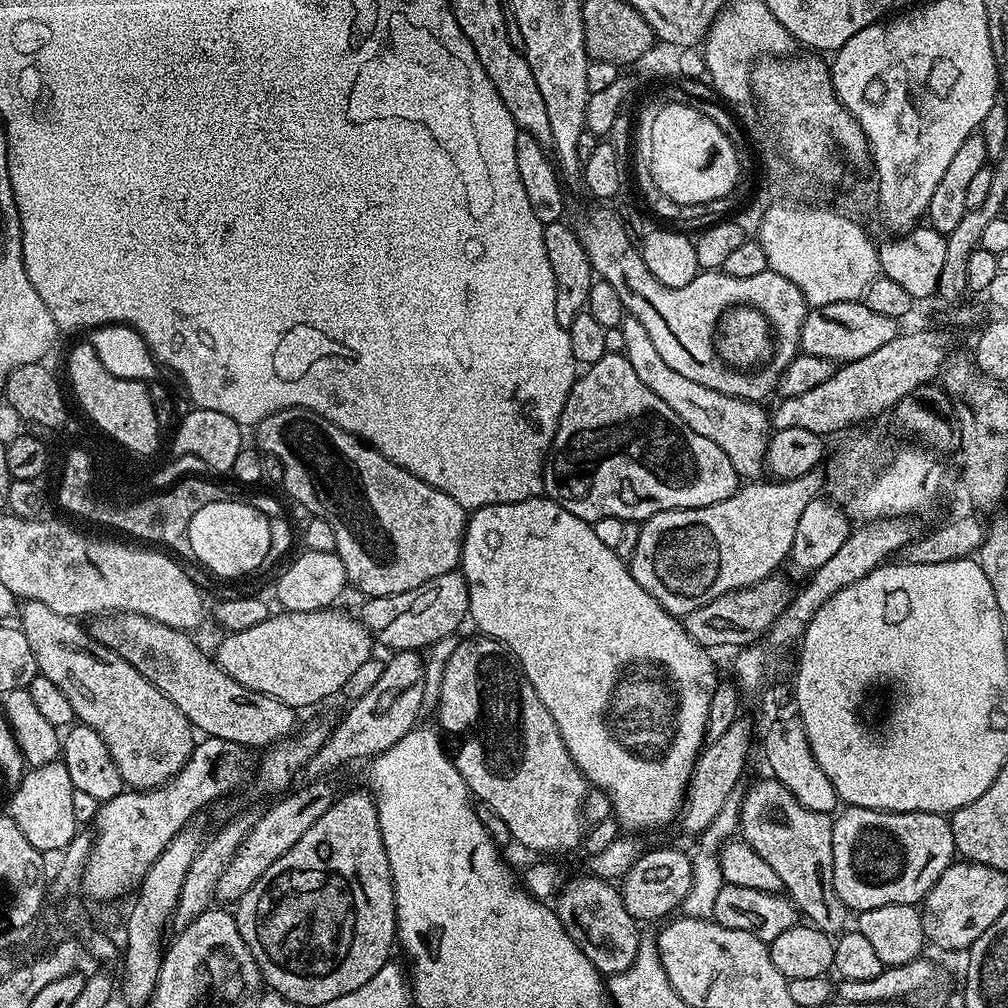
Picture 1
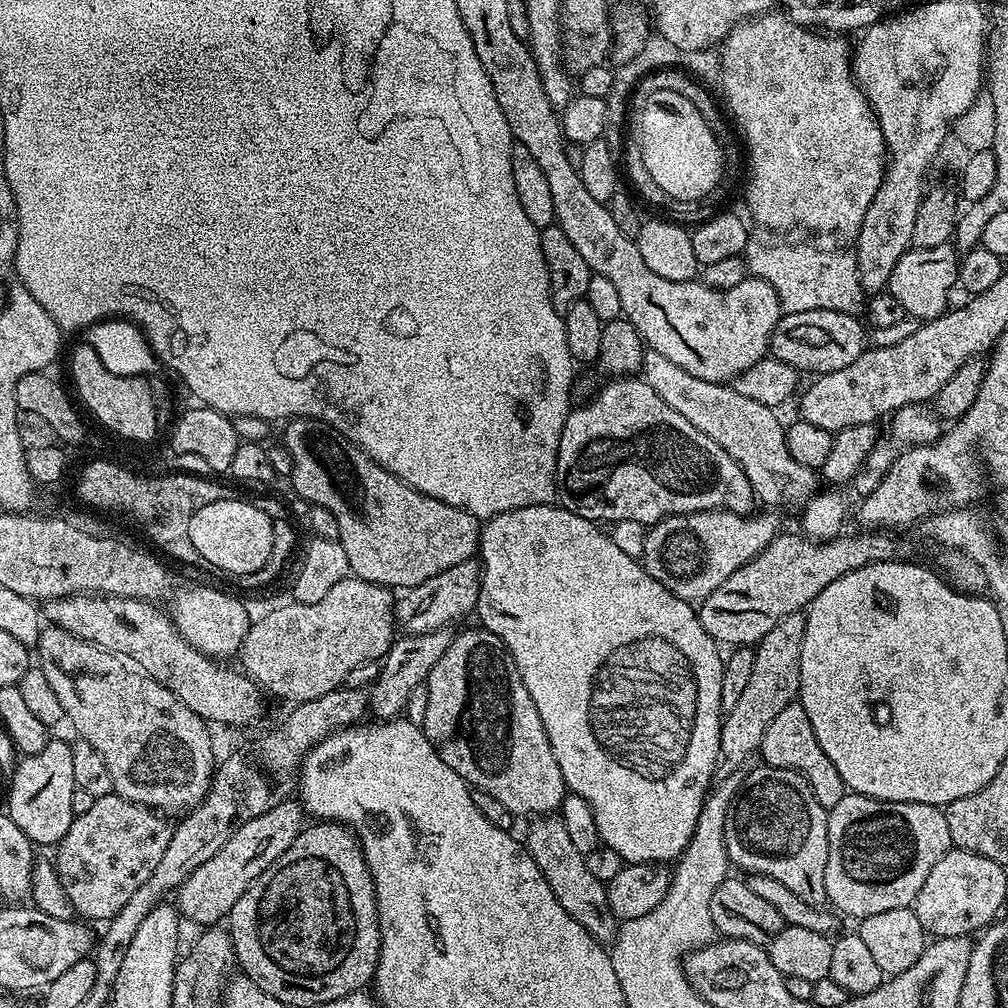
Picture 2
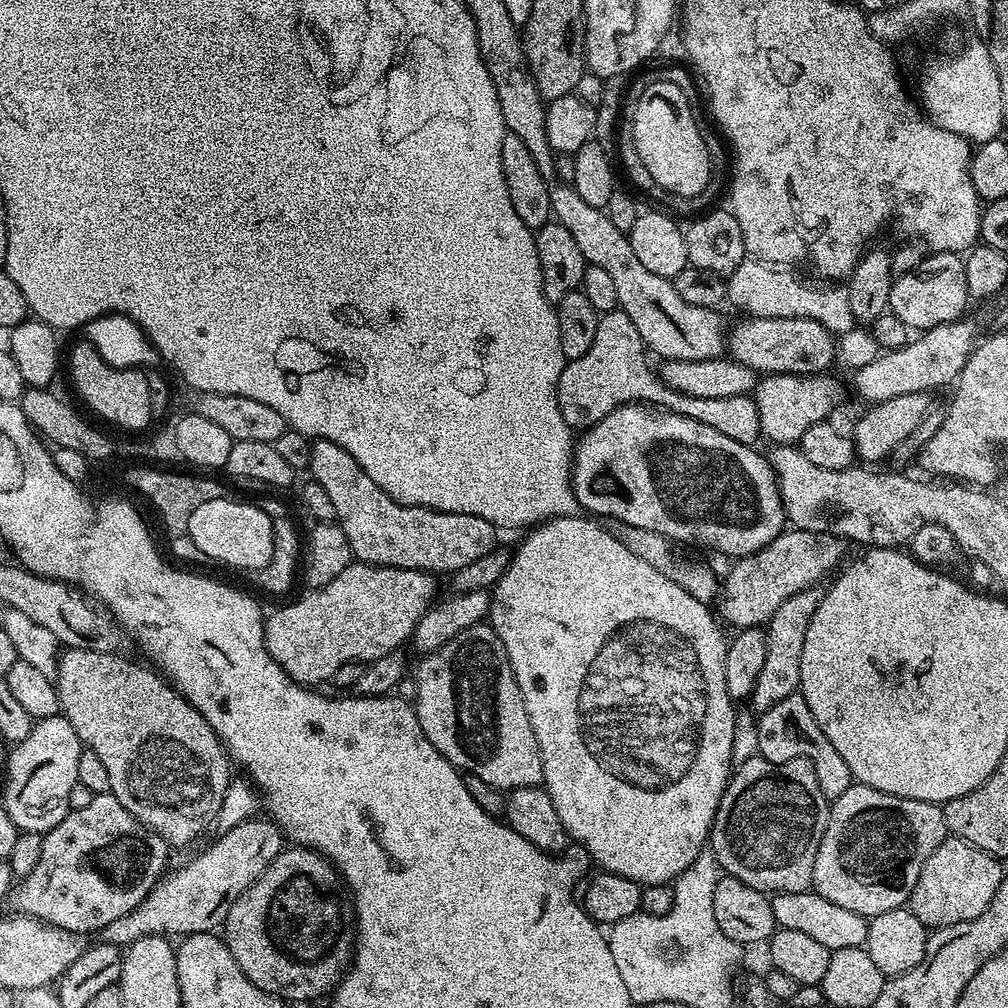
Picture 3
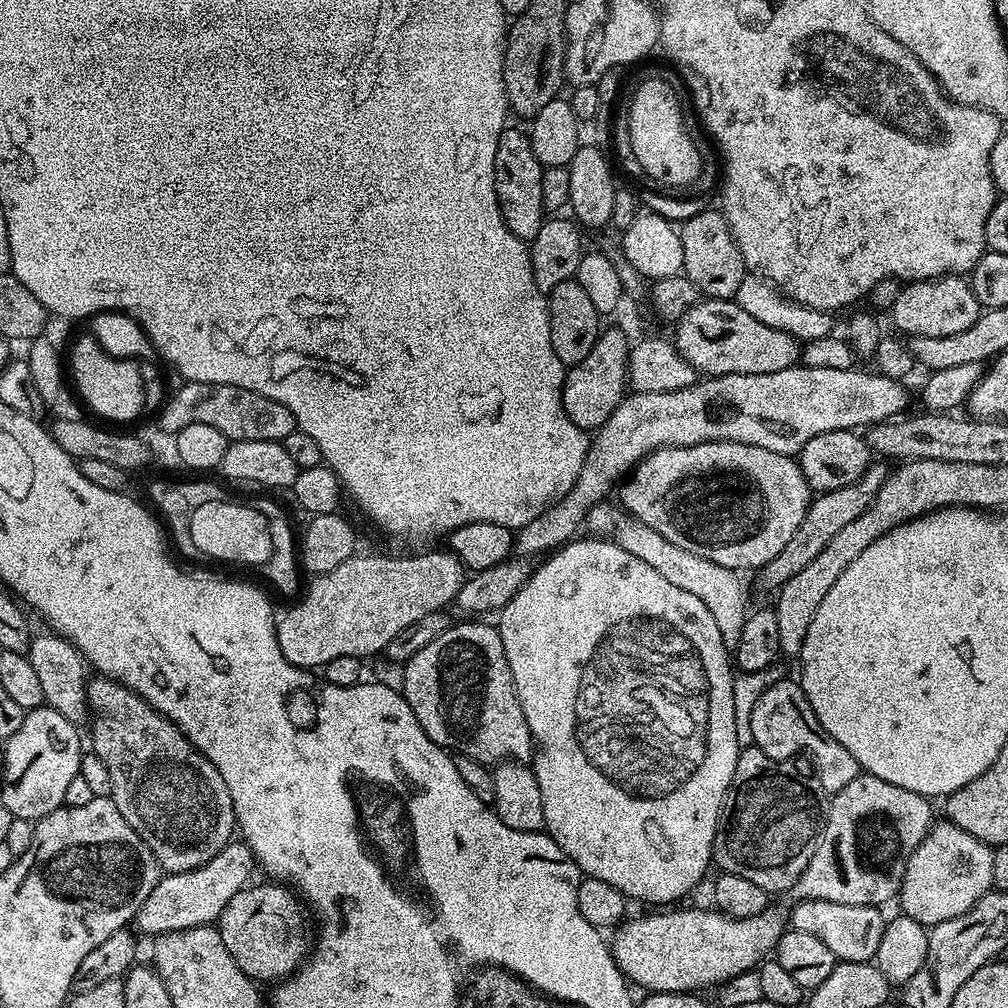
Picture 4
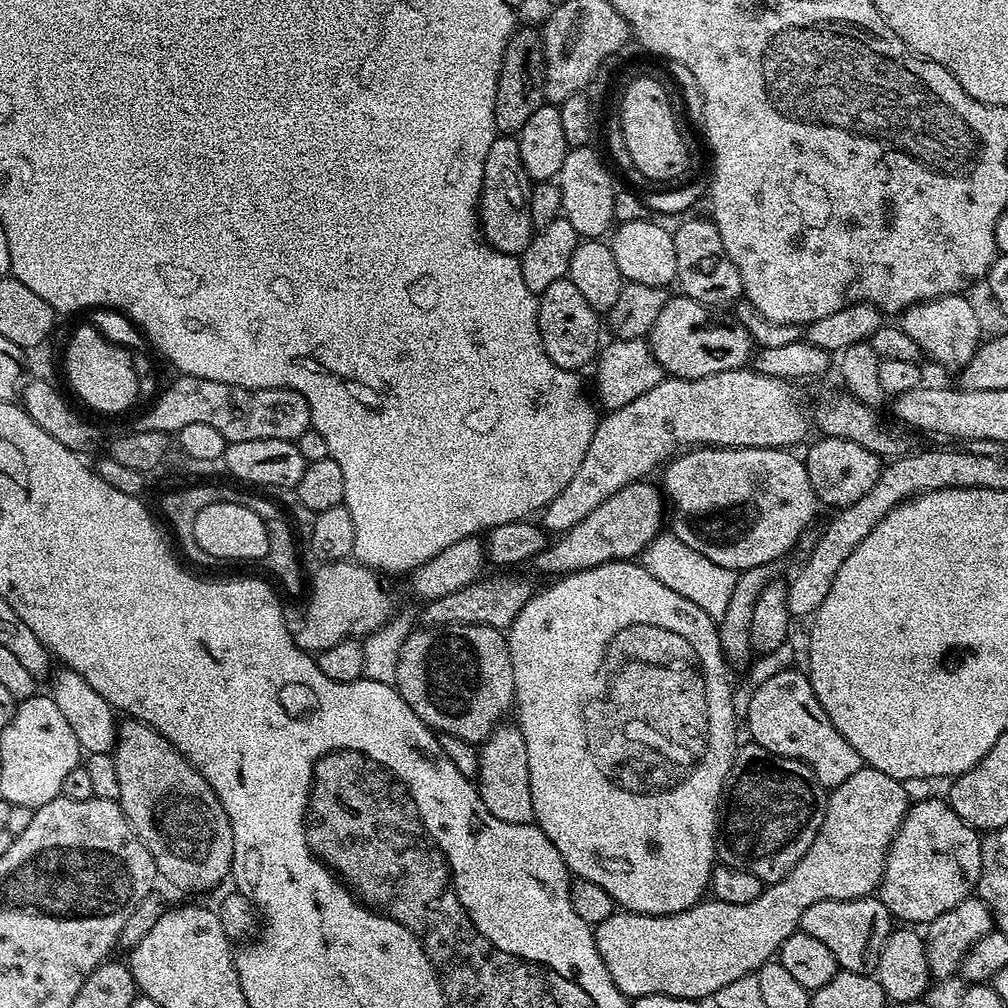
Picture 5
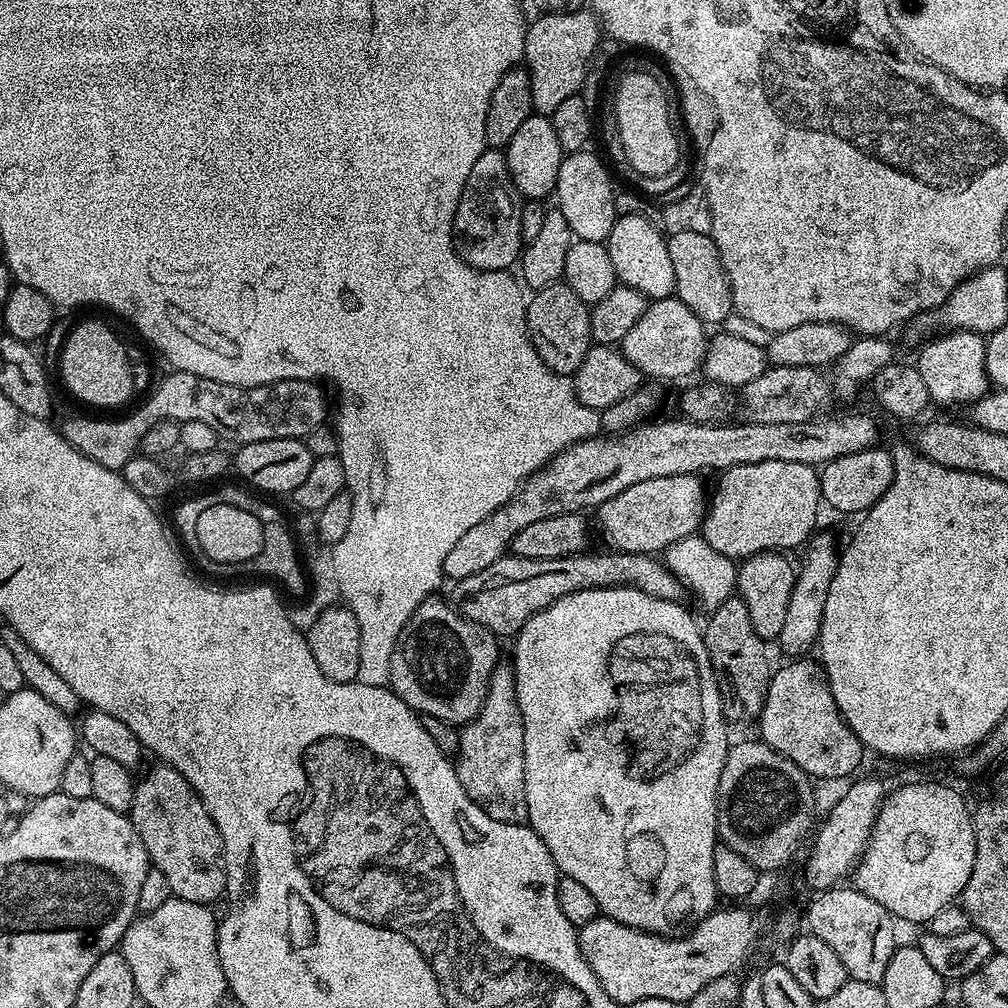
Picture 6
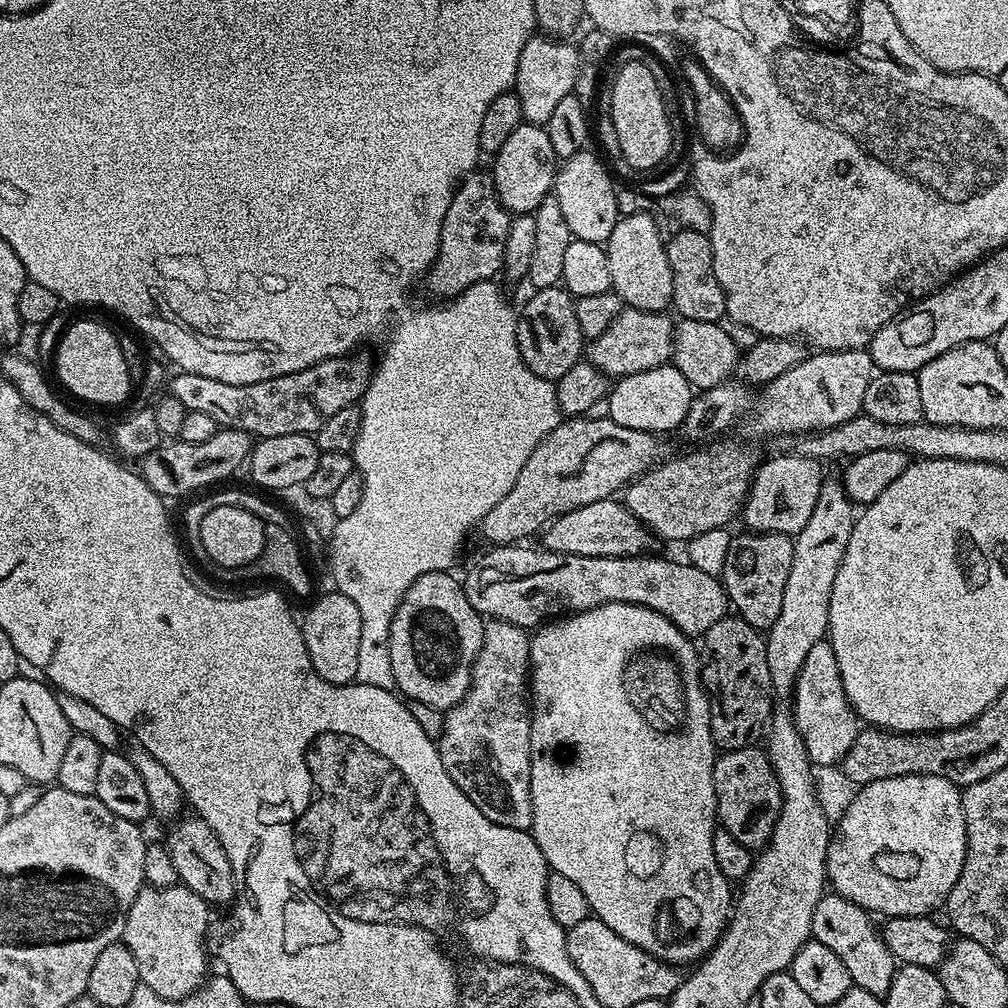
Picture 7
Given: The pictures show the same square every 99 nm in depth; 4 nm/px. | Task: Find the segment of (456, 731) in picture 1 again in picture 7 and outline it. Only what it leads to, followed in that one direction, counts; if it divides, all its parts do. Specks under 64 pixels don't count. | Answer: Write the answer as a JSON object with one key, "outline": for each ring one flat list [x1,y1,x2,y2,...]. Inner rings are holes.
{"outline":[[451,571,422,574,406,590,398,610,394,614,394,622,390,626,390,667,394,669,395,691,409,701,426,702,426,706,434,706,441,710,453,708,468,692,472,681,472,667,478,658,478,650,482,650,485,617,470,606,464,593,463,583,452,577]]}

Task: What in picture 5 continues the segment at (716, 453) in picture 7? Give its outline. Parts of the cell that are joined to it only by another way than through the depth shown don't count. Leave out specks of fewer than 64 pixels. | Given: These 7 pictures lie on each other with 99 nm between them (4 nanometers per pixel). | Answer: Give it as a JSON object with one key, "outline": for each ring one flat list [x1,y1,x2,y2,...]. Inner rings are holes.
{"outline":[[637,482,618,490,618,494,610,494,602,506,590,510,582,522,570,526,570,530,559,533,530,561,540,576,559,578,570,572,578,572,581,568,602,566,611,560,632,560,643,553,644,548,658,535,661,535,666,524,666,500,661,489,652,482]]}

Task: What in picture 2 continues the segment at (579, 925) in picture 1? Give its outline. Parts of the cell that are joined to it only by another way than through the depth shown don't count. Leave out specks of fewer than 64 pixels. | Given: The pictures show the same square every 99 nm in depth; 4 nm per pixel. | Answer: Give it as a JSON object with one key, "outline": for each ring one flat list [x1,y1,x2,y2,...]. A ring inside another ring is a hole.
{"outline":[[549,814,543,818,536,818,531,821,531,824,528,844,526,840,526,851,534,858,538,870,542,870,562,910,566,910,566,914,570,914,570,918,574,918,574,922,581,924,596,940,611,941,618,931,618,921,608,905,605,881,603,879,600,881,588,869,589,861,573,845,569,831,566,830,559,815]]}

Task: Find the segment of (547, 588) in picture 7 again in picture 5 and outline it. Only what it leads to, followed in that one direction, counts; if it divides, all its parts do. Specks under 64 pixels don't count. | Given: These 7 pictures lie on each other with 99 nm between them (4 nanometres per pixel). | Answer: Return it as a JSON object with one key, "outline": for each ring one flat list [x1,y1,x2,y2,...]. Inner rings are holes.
{"outline":[[508,576,505,580,488,580,481,578,476,583,466,586,462,590,454,590,454,594,446,594,446,598,427,601,420,612,419,623,429,628,439,628,441,624,485,624,491,628,506,630,518,618,518,610,534,594,534,587,528,580,519,580,516,576]]}

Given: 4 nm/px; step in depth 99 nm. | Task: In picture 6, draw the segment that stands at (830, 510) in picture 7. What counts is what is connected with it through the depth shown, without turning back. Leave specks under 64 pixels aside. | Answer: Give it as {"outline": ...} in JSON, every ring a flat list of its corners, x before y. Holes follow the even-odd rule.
{"outline":[[817,531,809,539,804,552,804,565,799,565,794,582,794,590,790,594,790,606,786,606,786,623,782,626,782,634,778,638,788,654,804,654,808,647,815,645,820,639,822,614,826,610,826,594,830,594,830,582,834,578,834,570,838,559,838,544,828,532]]}

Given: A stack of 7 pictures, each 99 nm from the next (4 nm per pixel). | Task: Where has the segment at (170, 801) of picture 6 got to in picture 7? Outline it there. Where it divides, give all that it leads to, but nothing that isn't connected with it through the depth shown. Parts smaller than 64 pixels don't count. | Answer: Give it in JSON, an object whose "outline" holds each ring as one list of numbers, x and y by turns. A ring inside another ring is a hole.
{"outline":[[195,814,177,819,171,828,166,847,174,862,174,870,178,870,180,884,198,894,198,898,202,898,209,906,231,905,236,894,236,879,230,858,226,858,226,850,222,850,222,842,218,842,214,830,210,830,210,826,206,826,206,822]]}

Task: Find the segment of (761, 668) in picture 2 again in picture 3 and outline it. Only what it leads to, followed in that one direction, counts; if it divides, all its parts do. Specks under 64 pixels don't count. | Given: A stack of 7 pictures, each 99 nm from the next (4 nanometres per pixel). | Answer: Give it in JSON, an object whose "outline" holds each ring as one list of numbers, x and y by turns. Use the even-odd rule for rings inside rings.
{"outline":[[813,586,798,594,790,594,778,610,768,619,766,625,766,658,762,661,762,670,758,673,758,682,754,682,754,690,750,697,753,713,759,714,770,710,782,698,793,695,799,689,802,674,802,646,806,643,806,630,810,630,810,618,814,618,814,610,818,610,818,602,822,602,825,589]]}

